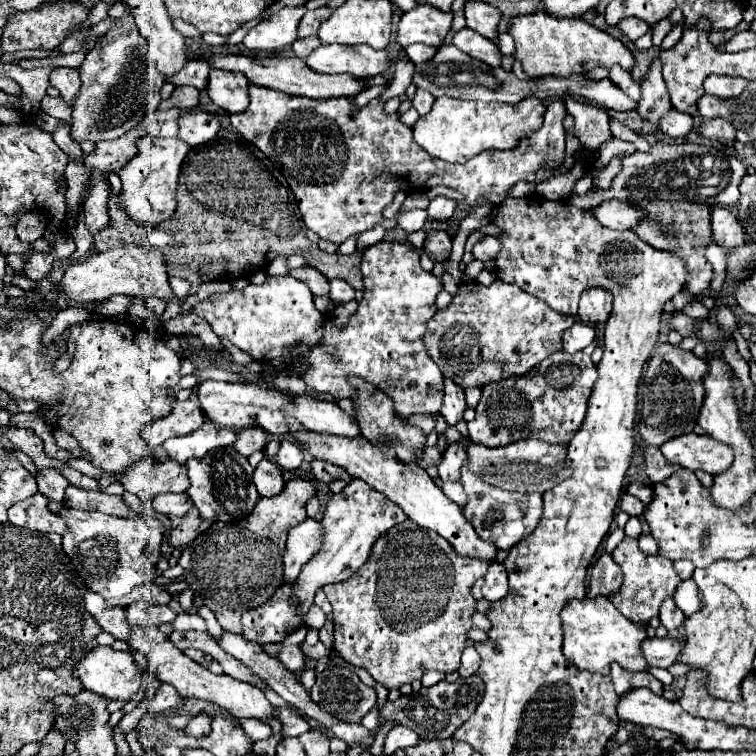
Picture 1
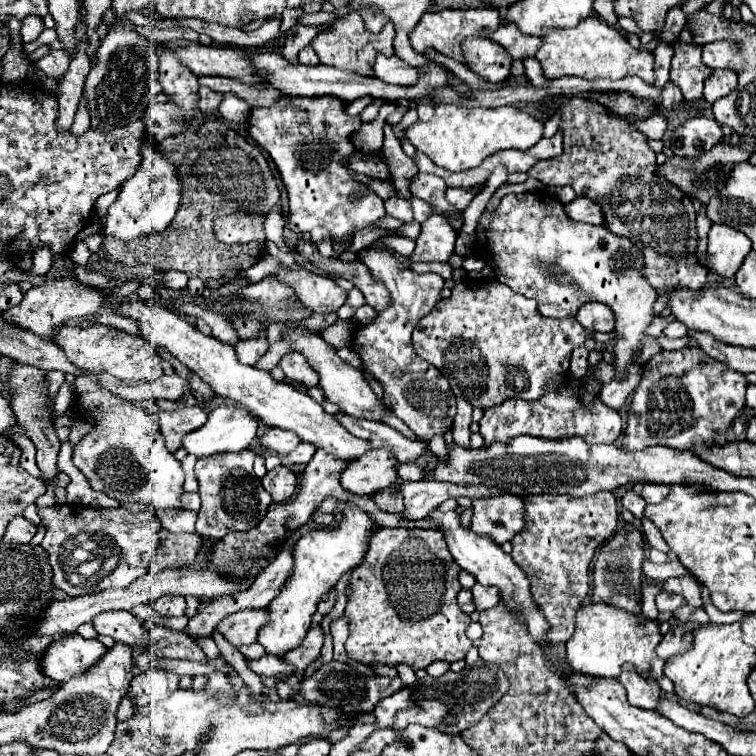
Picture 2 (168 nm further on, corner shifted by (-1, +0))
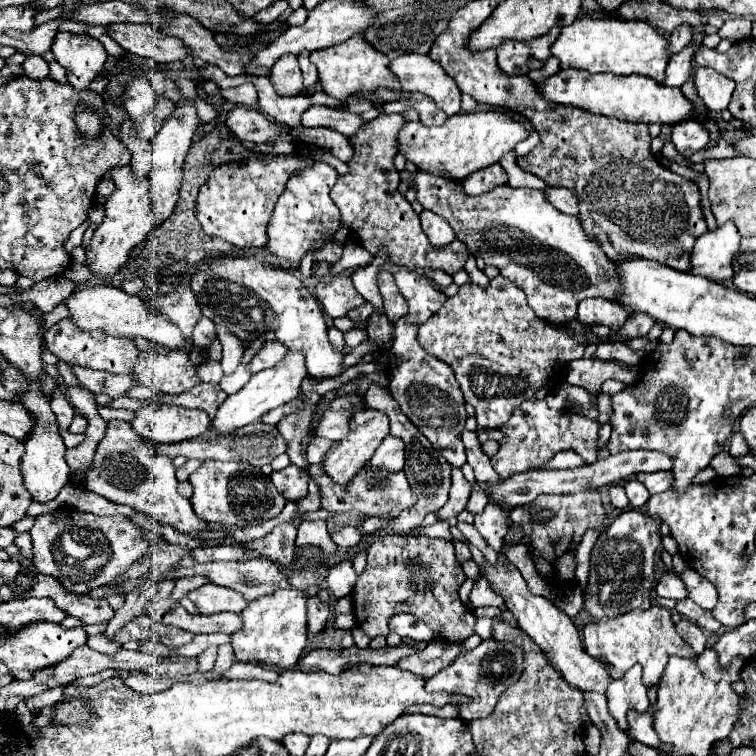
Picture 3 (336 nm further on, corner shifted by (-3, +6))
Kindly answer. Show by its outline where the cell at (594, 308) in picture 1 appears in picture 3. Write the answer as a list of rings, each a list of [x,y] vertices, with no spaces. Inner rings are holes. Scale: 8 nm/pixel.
[[[585,298],[579,304],[579,316],[577,320],[583,324],[603,324],[609,326],[613,330],[621,328],[625,324],[625,320],[629,318],[629,312],[625,312],[625,308],[613,300],[607,298]]]

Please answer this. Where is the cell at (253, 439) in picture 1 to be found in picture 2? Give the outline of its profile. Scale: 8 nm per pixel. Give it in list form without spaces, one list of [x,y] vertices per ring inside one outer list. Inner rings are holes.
[[[267,428],[259,438],[261,448],[277,454],[289,454],[297,444],[299,444],[299,438],[293,432],[277,430],[277,428]]]

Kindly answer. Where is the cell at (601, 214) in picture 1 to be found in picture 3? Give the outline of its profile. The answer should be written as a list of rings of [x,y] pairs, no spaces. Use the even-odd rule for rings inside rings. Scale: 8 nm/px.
[[[545,188],[543,194],[559,212],[577,216],[579,202],[575,200],[575,194],[571,190],[567,190],[567,188]]]

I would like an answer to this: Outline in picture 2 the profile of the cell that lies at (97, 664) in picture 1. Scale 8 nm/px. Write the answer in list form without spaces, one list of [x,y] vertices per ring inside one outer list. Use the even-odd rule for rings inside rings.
[[[79,634],[67,636],[55,642],[45,652],[43,670],[49,678],[57,682],[67,682],[73,676],[85,674],[93,664],[97,664],[107,654],[107,646],[99,640],[85,640]]]

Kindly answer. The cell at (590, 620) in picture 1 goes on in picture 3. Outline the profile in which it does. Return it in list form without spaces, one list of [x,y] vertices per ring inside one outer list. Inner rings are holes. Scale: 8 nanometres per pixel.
[[[653,606],[649,610],[635,610],[631,618],[627,612],[615,620],[599,620],[597,624],[589,622],[583,630],[583,642],[585,652],[589,656],[609,666],[609,674],[613,680],[619,680],[633,664],[641,664],[647,688],[659,684],[669,656],[675,654],[681,658],[695,660],[695,652],[691,650],[691,646],[683,642],[683,638],[677,634],[669,610],[659,606]]]

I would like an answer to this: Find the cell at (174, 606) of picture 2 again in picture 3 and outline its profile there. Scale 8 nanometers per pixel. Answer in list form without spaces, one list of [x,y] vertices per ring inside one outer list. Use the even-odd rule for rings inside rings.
[[[185,576],[185,578],[179,578],[171,598],[173,600],[181,600],[183,596],[187,596],[187,592],[191,592],[191,590],[195,590],[195,588],[199,588],[203,584],[209,584],[209,580],[205,576]]]

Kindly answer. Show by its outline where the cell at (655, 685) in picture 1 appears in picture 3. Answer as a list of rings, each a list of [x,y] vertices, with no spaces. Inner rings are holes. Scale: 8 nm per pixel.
[[[633,666],[621,680],[611,680],[607,688],[607,708],[623,732],[629,730],[626,718],[629,710],[647,712],[649,698],[647,688],[641,682],[639,666]]]

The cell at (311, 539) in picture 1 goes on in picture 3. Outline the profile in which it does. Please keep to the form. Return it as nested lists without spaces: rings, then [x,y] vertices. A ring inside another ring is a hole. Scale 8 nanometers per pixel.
[[[205,584],[197,590],[191,590],[187,596],[199,608],[199,612],[207,616],[217,612],[240,613],[243,608],[247,608],[247,602],[235,590],[227,590],[215,584]]]

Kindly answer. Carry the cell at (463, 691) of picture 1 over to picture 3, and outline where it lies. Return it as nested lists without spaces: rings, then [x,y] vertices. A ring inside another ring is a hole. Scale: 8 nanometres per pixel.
[[[483,640],[473,650],[461,650],[461,654],[451,666],[447,666],[445,670],[441,670],[439,674],[427,680],[425,688],[429,692],[451,692],[451,694],[461,694],[461,696],[471,698],[473,702],[463,704],[463,706],[459,704],[459,712],[461,712],[459,718],[465,722],[471,722],[475,718],[487,718],[493,712],[501,692],[507,686],[515,684],[521,672],[523,672],[523,648],[515,644]]]

